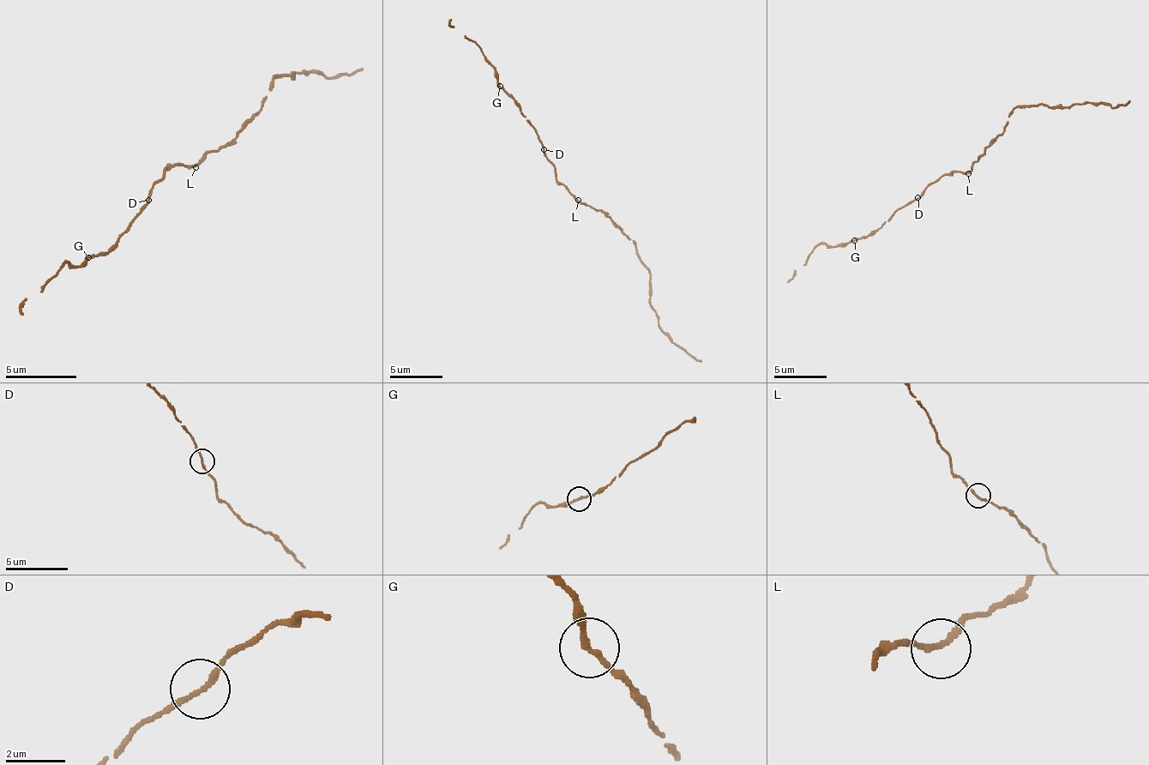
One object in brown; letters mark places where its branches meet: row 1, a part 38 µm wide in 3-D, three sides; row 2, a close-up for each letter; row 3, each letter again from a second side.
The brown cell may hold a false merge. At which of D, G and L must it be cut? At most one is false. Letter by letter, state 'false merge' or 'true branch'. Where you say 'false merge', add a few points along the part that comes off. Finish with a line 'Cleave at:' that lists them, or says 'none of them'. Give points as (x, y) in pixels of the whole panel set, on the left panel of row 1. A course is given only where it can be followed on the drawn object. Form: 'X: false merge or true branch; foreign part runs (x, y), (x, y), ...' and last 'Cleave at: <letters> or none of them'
D: true branch
G: true branch
L: true branch
Cleave at: none of them

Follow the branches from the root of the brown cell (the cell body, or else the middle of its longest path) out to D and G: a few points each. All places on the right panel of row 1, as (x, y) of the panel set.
D: (959, 171), (939, 177), (917, 197)
G: (959, 171), (939, 177), (917, 197), (902, 205), (868, 237), (855, 239)

